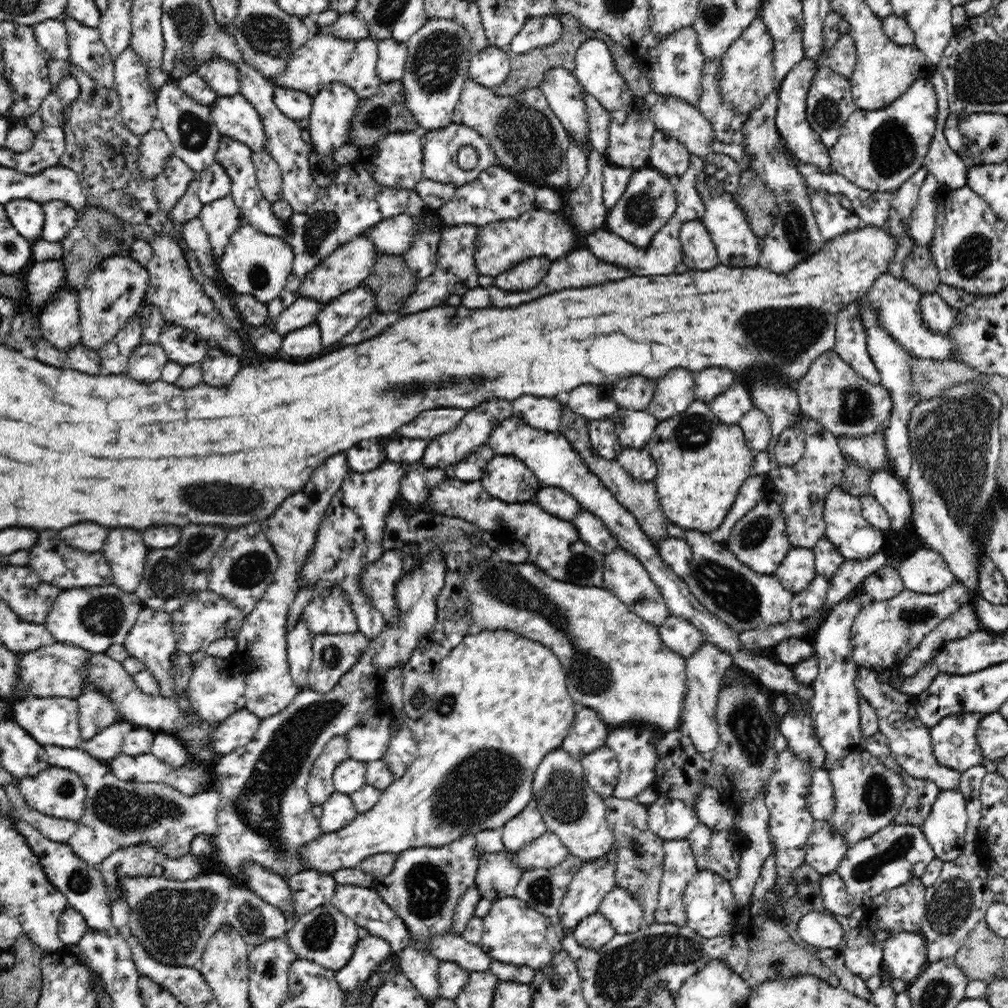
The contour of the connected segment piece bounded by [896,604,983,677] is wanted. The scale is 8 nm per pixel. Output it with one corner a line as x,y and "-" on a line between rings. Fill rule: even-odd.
971,604
962,605
954,614
945,618
910,652
908,658
896,667
899,674
910,677
922,670
942,648
950,642
965,638
982,630
982,624

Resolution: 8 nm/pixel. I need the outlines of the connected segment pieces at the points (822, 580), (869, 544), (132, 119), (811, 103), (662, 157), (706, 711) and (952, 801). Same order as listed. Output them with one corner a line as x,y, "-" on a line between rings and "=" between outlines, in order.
815,574
812,582
804,589
795,594
791,600
791,618
795,622
820,616
824,614
824,602
828,594
829,579
825,576
=
834,486
828,494
823,511
825,537
832,542
845,560
866,560
875,555
884,544
886,532
874,528
862,515
861,503
844,490
844,486
=
131,46
119,54
113,65
115,88
121,104
120,116
126,128
141,137
157,126
146,65
=
828,65
818,66
818,72
812,79
812,84
806,95
806,120
814,132
820,135
824,146
830,148
840,136
842,126
849,116
857,109
851,93
849,79
836,74
=
656,129
651,136
648,167
670,178
679,177
689,168
689,150
673,136
=
712,643
698,648
694,654
686,658
686,696
684,696
684,708
682,721
685,722
689,737
698,751
698,754
710,758
712,752
717,748
719,734
717,721
715,720
718,693
721,687
721,676
734,666
727,652
720,650
=
958,788
938,793
921,829
935,857
942,861
958,858
964,848
967,829
966,799

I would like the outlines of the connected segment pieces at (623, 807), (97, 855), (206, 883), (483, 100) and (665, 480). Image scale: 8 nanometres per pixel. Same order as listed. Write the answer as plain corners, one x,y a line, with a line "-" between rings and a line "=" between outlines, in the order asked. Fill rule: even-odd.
610,797
606,799
608,807
608,824
614,833
617,844
617,861
615,878
617,885
628,890
630,895
638,900
645,911
643,928
656,923
654,912
658,908
660,882
664,868
664,840
654,834
647,823
647,806
634,799
=
43,745
47,752
49,764
55,767
74,771
86,787
86,802
84,814
77,822
77,828
67,841
72,851
90,866
99,866
110,854
136,843
146,842
154,846
161,854
169,858
180,858
190,854
190,842
197,834
212,837
218,828
217,812
220,806
220,793
211,787
206,791
186,796
163,782
124,782
116,778
107,762
90,756
85,750
78,748
64,748
54,745
=
212,872
185,882
170,881
161,876
120,878
131,911
129,927
132,935
140,939
152,958
168,966
195,967
209,938
227,925
234,927
250,948
287,934
290,926
280,909
235,884
229,874
=
468,76
461,92
454,108
453,122
469,126
486,137
500,167
537,188
567,186
569,167
566,152
571,139
560,119
551,111
540,87
514,96
502,96
=
704,401
692,402
686,411
660,421
645,449
650,451
658,467
651,481
656,487
662,511
667,520
685,530
709,534
716,530
734,505
742,483
757,474
753,467
755,451
746,444
740,426
723,424

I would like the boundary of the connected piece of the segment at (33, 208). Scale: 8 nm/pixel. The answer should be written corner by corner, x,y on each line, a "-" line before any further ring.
27,198
8,201
5,204
12,226
29,241
38,240
44,226
43,204

